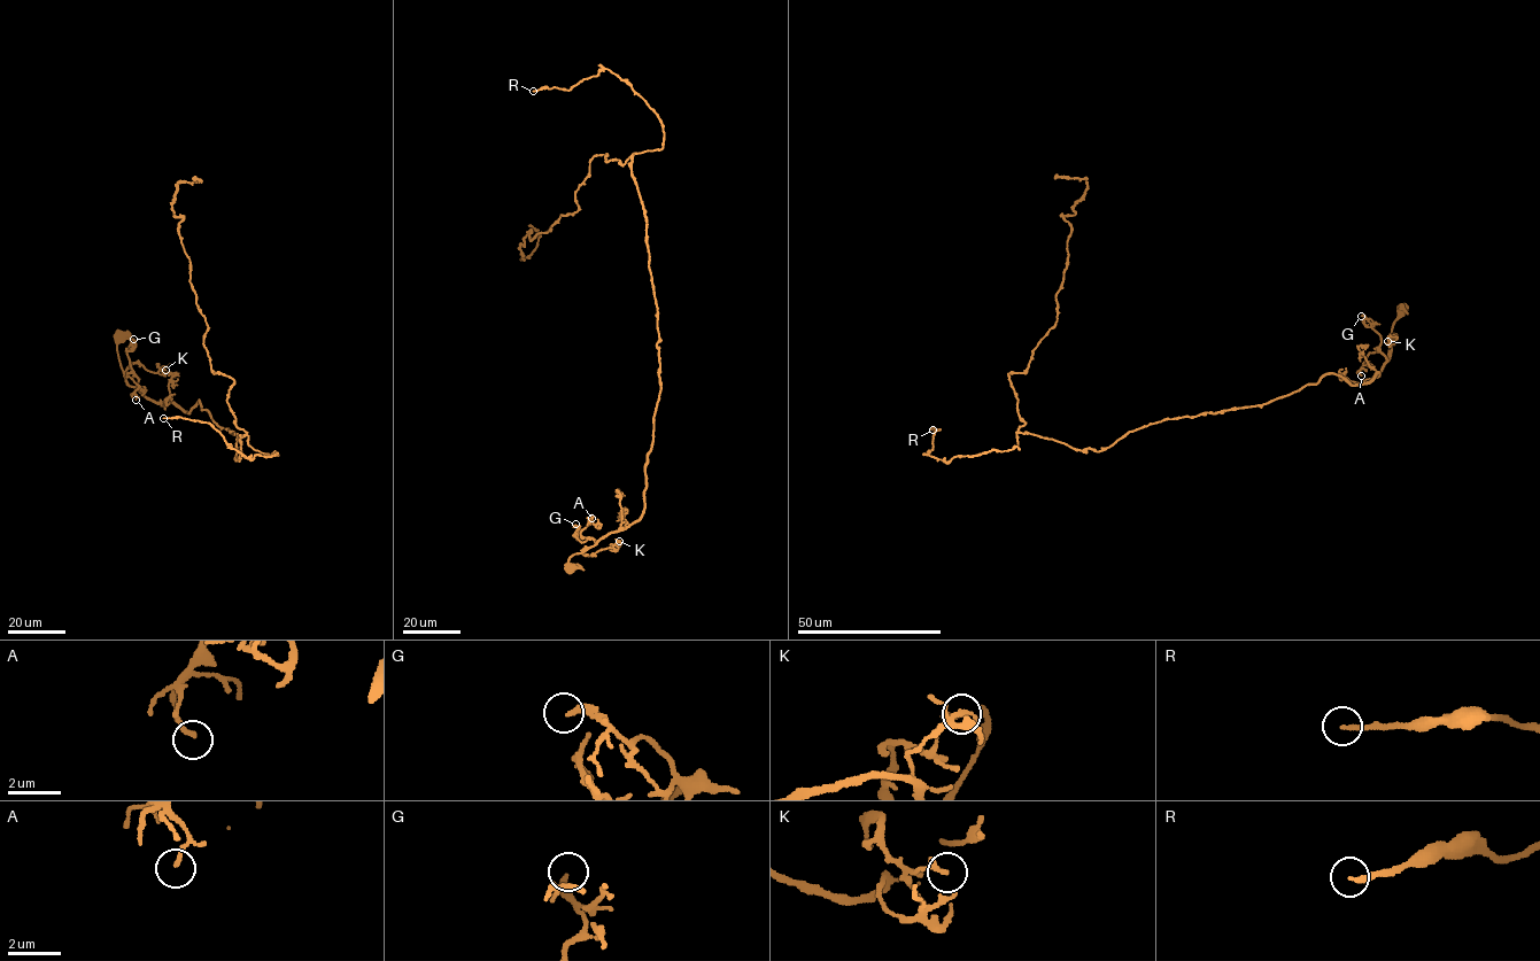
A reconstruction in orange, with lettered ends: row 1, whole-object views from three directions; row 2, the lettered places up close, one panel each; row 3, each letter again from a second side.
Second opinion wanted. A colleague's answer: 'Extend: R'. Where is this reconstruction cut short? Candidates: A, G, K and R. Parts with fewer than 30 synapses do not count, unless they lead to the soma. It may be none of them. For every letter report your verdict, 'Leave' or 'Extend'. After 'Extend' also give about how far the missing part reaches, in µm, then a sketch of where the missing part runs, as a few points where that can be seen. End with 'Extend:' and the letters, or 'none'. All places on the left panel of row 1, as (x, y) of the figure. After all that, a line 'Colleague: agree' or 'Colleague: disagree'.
A: Leave
G: Leave
K: Leave
R: Extend. Missing length about 70 µm. Course of what is missing: (163, 418), (129, 424), (83, 454), (77, 467), (92, 475), (114, 451), (114, 447)
Extend: R
Colleague: agree

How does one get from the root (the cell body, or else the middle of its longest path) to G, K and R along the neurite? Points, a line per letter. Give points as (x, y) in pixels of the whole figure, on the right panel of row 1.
G: (1402, 311), (1392, 327), (1387, 361), (1380, 351), (1379, 334), (1361, 316)
K: (1402, 311), (1392, 327), (1391, 346), (1395, 335), (1392, 343), (1395, 339), (1391, 335), (1387, 341)
R: (1402, 311), (1368, 382), (1324, 374), (1099, 451), (1018, 432), (1019, 449), (944, 462), (928, 455), (933, 429)

